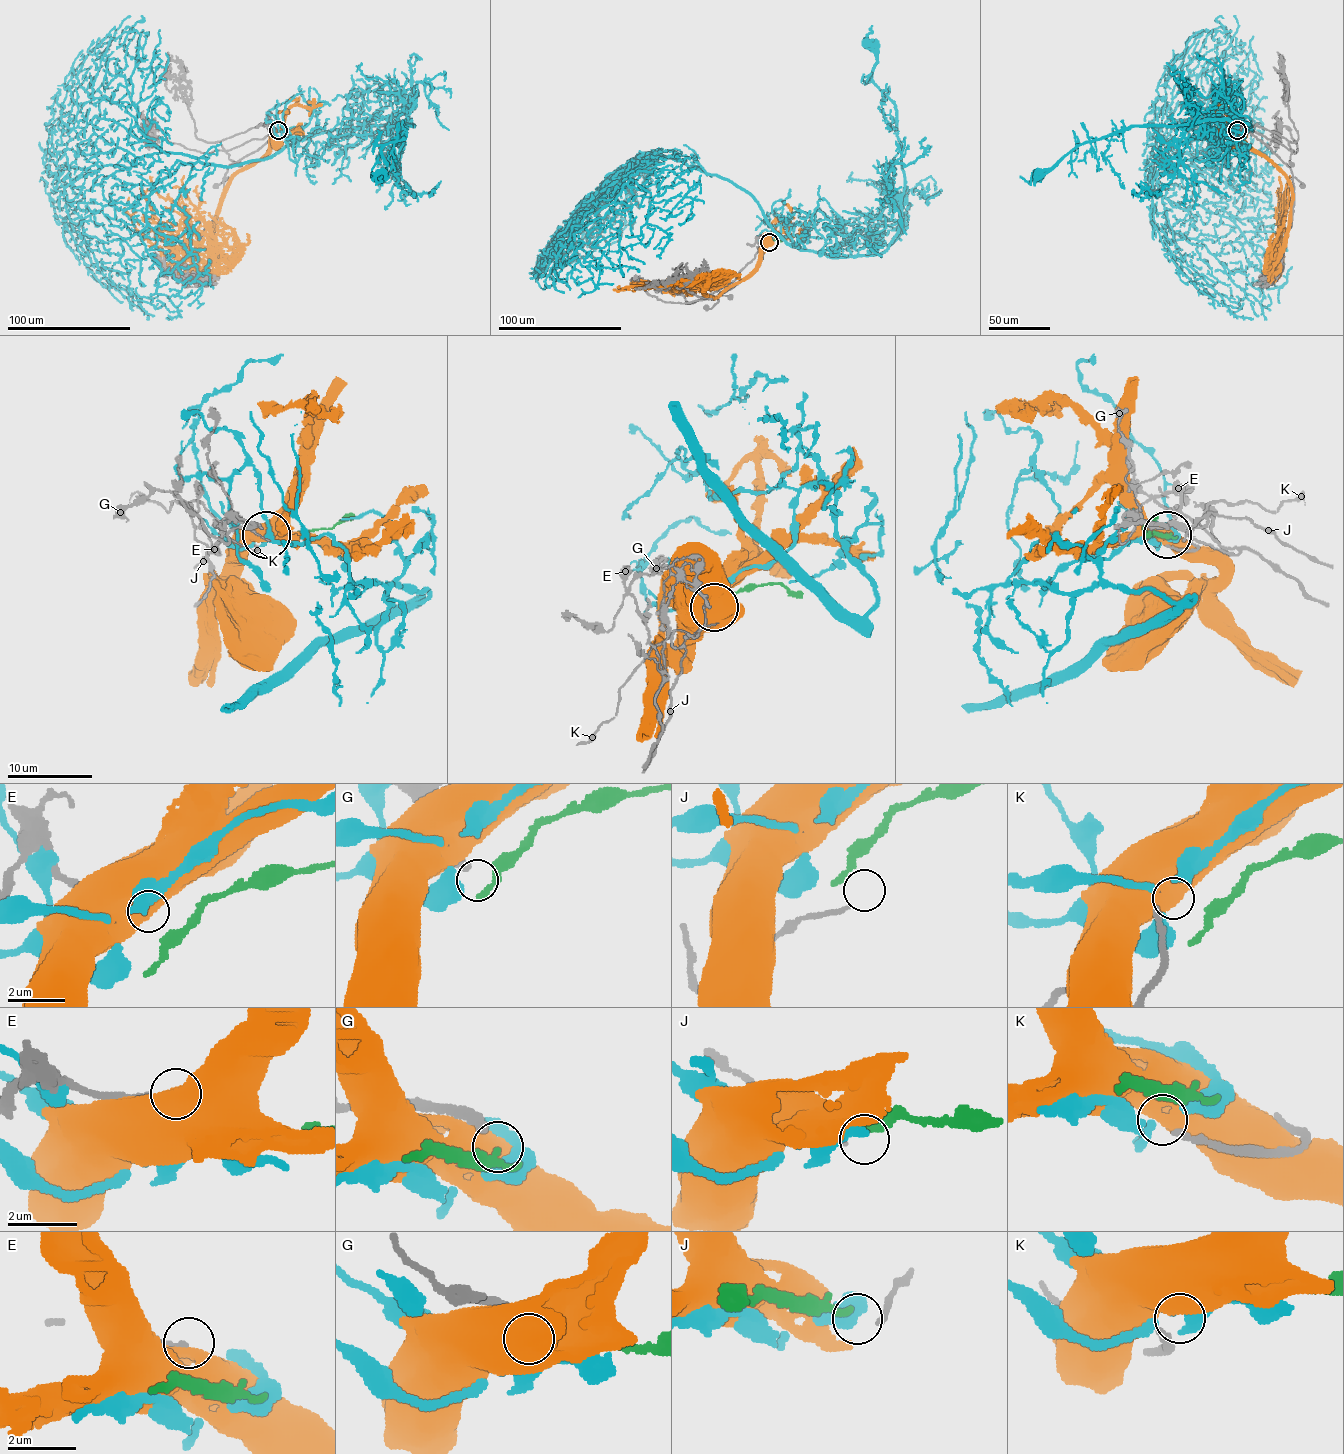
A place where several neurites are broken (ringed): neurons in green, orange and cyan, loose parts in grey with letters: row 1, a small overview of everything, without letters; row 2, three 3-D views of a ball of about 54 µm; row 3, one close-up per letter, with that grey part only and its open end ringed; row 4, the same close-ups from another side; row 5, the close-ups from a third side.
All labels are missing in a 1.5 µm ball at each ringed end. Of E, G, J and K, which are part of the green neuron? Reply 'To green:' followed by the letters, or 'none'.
To green: none

